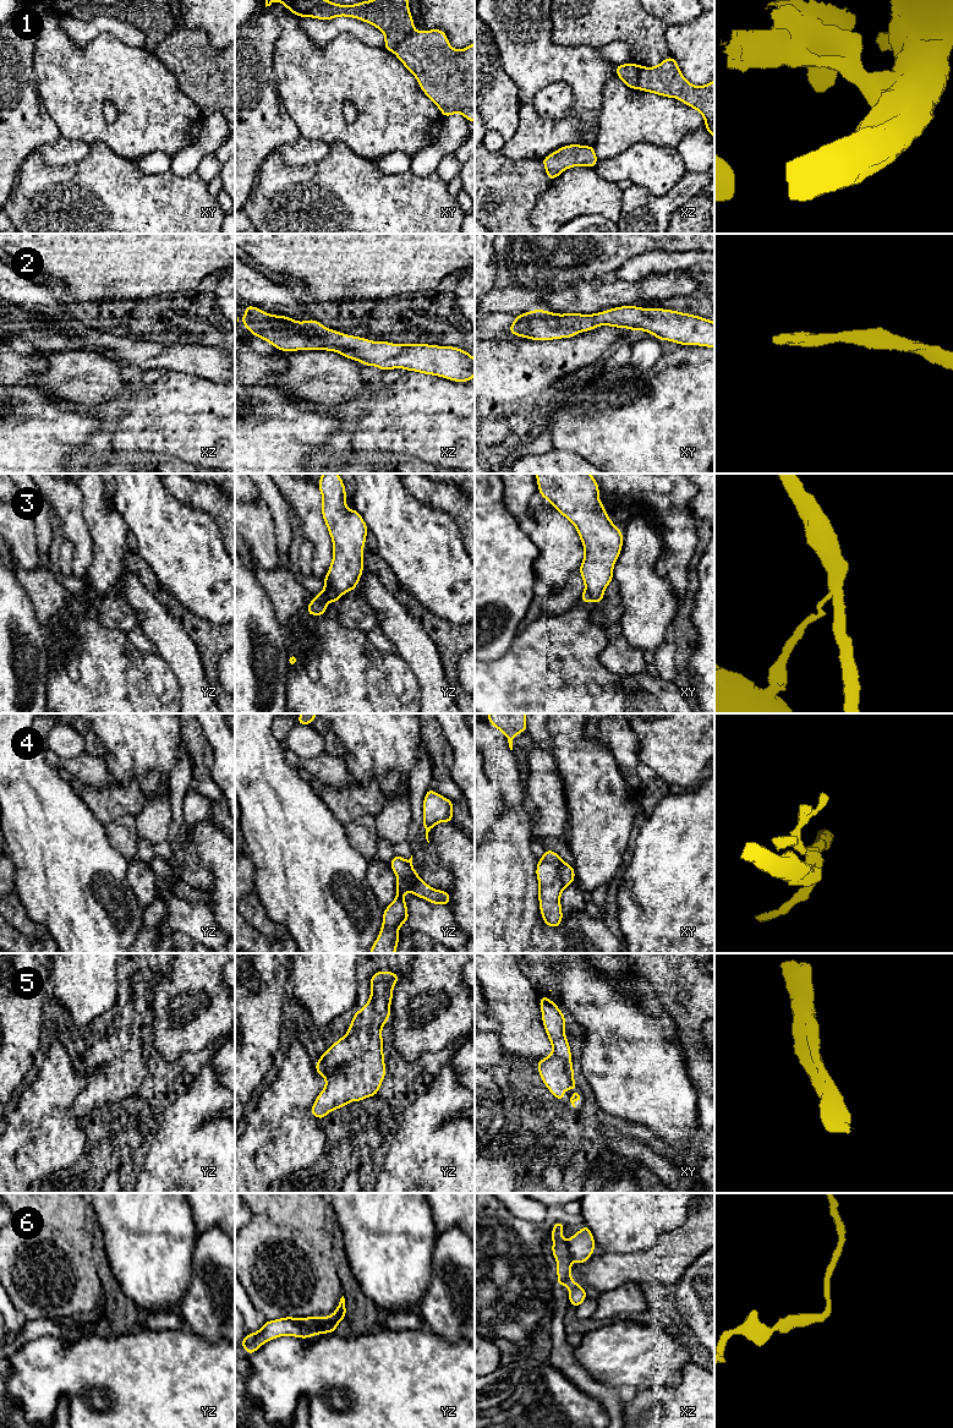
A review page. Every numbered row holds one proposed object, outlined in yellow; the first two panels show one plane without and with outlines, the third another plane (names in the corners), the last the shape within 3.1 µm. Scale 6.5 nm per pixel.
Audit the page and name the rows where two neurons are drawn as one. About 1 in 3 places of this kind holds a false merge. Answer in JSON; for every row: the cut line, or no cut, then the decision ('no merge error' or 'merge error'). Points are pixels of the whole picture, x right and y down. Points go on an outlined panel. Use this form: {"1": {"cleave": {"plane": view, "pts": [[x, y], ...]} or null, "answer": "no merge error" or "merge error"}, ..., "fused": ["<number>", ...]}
{"1": {"cleave": {"plane": "xy", "pts": [[412, 29], [394, 52]]}, "answer": "merge error"}, "2": {"cleave": null, "answer": "no merge error"}, "3": {"cleave": {"plane": "xy", "pts": [[585, 590], [591, 600]]}, "answer": "merge error"}, "4": {"cleave": {"plane": "xy", "pts": [[562, 860], [559, 876], [564, 887]]}, "answer": "merge error"}, "5": {"cleave": null, "answer": "no merge error"}, "6": {"cleave": {"plane": "yz", "pts": [[294, 1318], [299, 1324], [312, 1329], [319, 1328], [326, 1322]]}, "answer": "merge error"}, "fused": ["1", "3", "4", "6"]}

